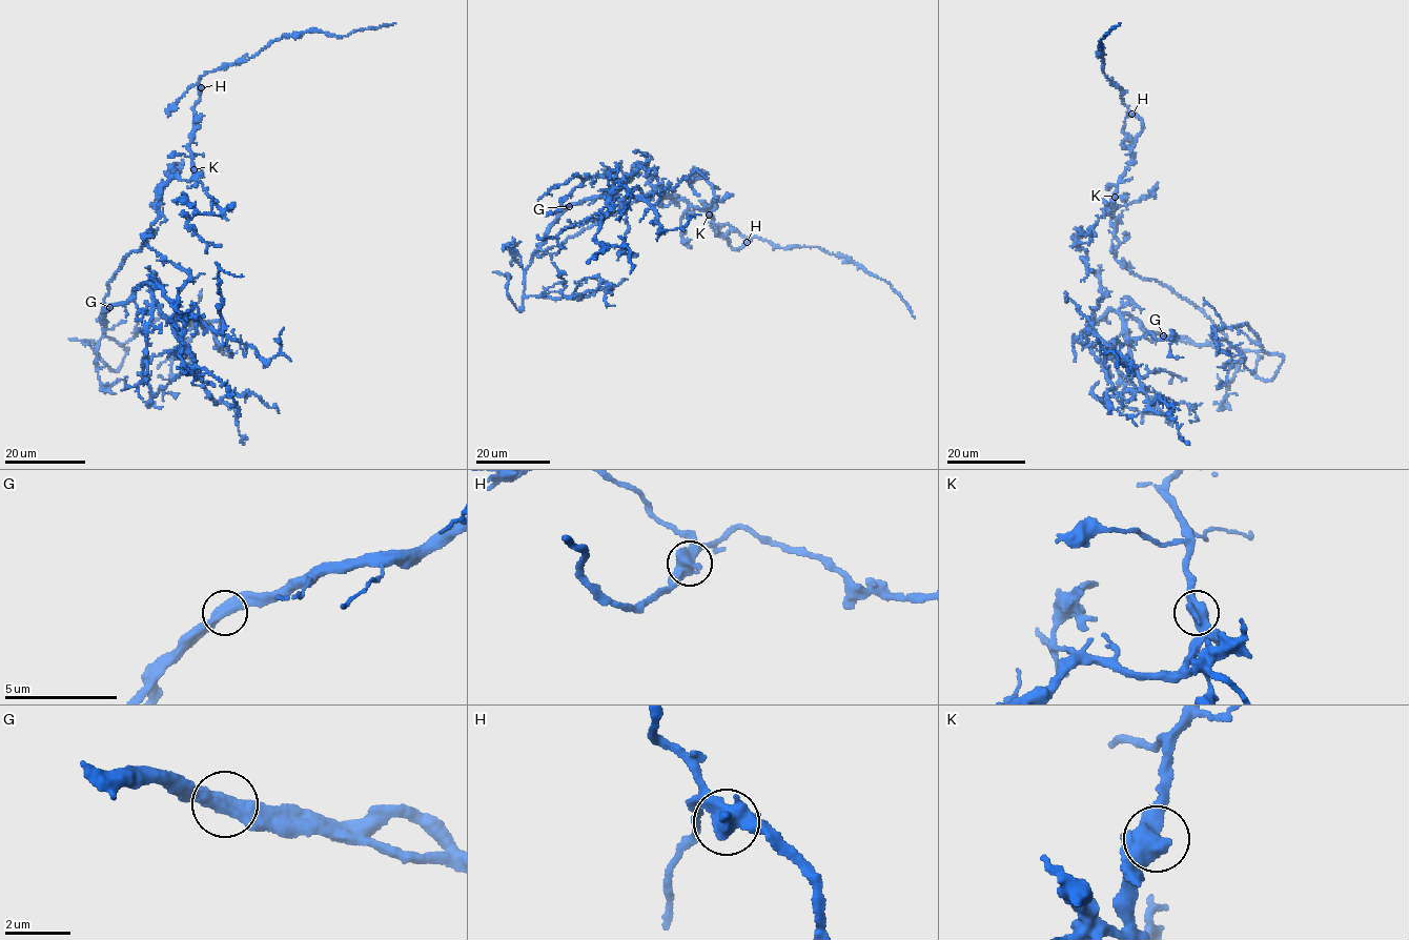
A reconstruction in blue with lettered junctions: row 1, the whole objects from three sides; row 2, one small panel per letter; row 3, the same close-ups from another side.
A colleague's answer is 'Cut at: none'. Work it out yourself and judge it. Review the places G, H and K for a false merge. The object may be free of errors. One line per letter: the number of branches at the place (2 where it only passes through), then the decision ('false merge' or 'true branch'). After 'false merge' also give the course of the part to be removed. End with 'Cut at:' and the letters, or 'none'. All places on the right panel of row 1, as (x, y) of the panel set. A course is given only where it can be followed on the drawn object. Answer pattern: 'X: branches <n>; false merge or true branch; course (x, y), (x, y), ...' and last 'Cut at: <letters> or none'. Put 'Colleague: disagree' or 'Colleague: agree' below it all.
G: branches 2; true branch
H: branches 2; true branch
K: branches 2; true branch
Cut at: none
Colleague: agree

